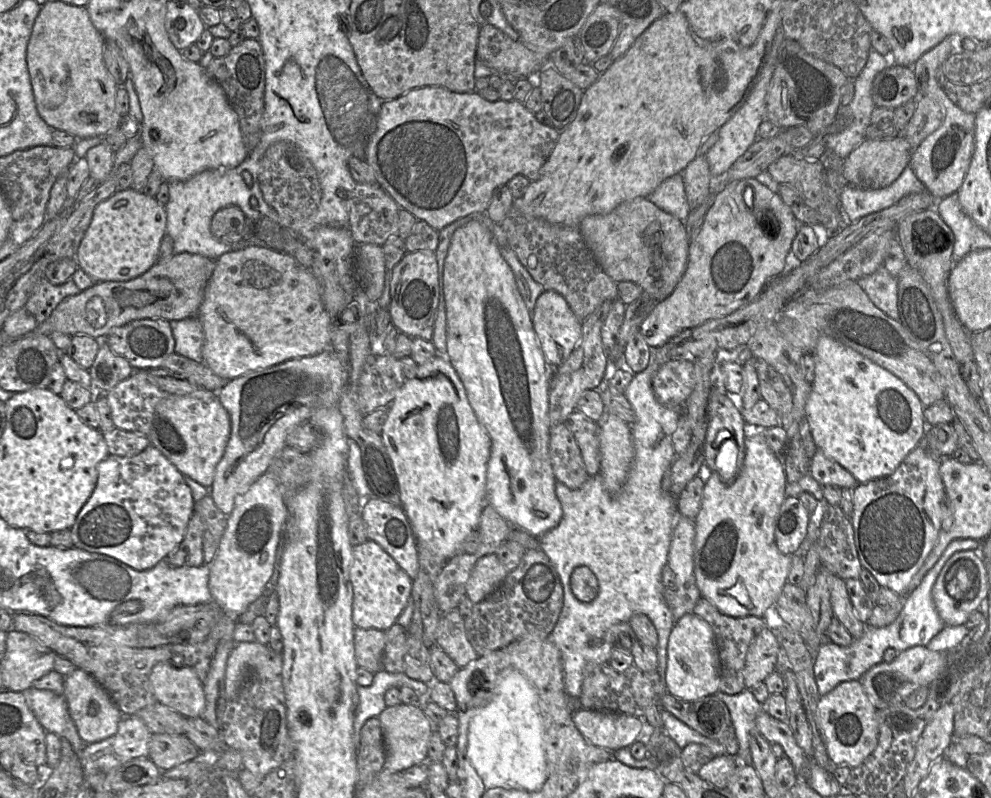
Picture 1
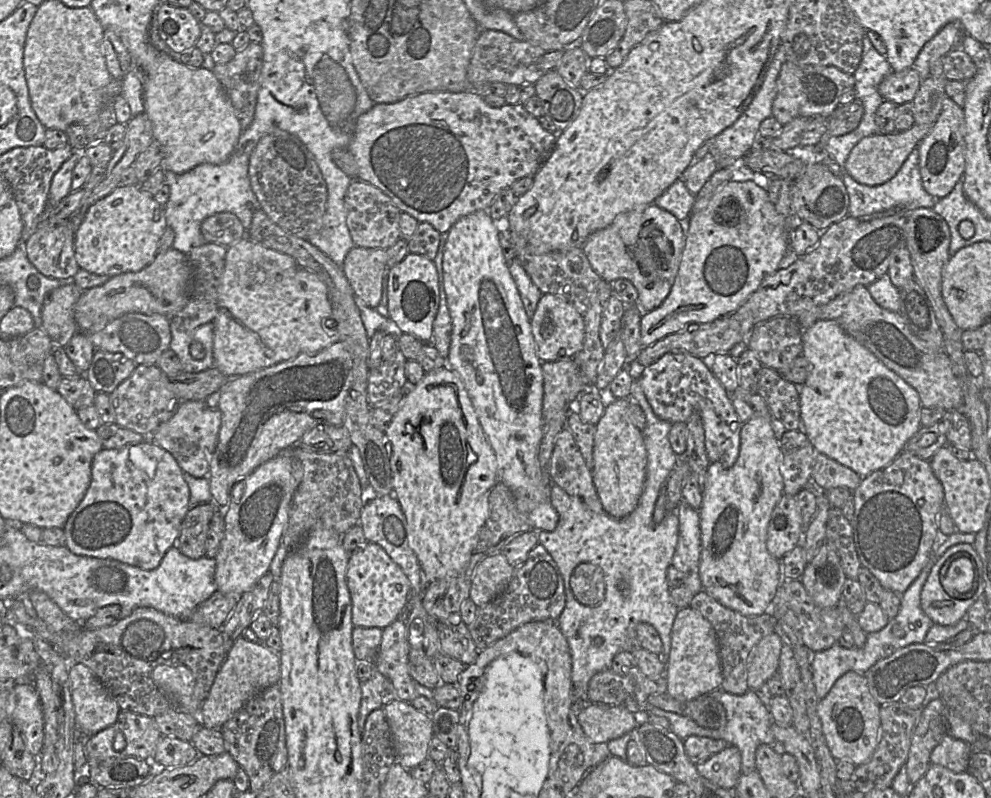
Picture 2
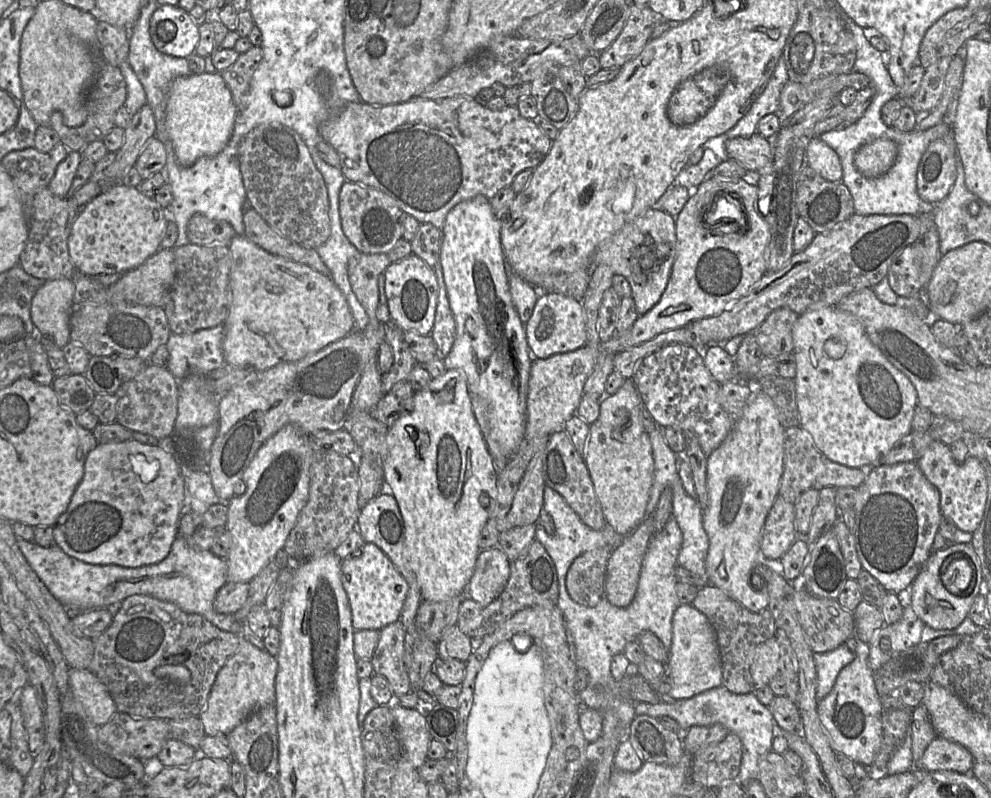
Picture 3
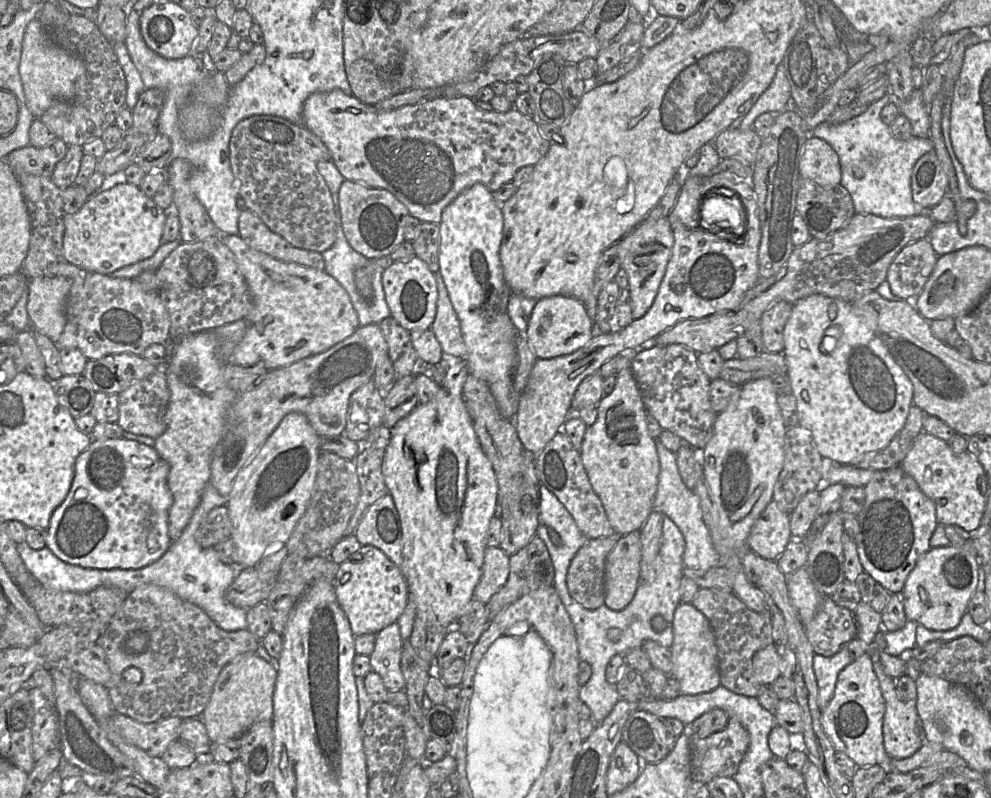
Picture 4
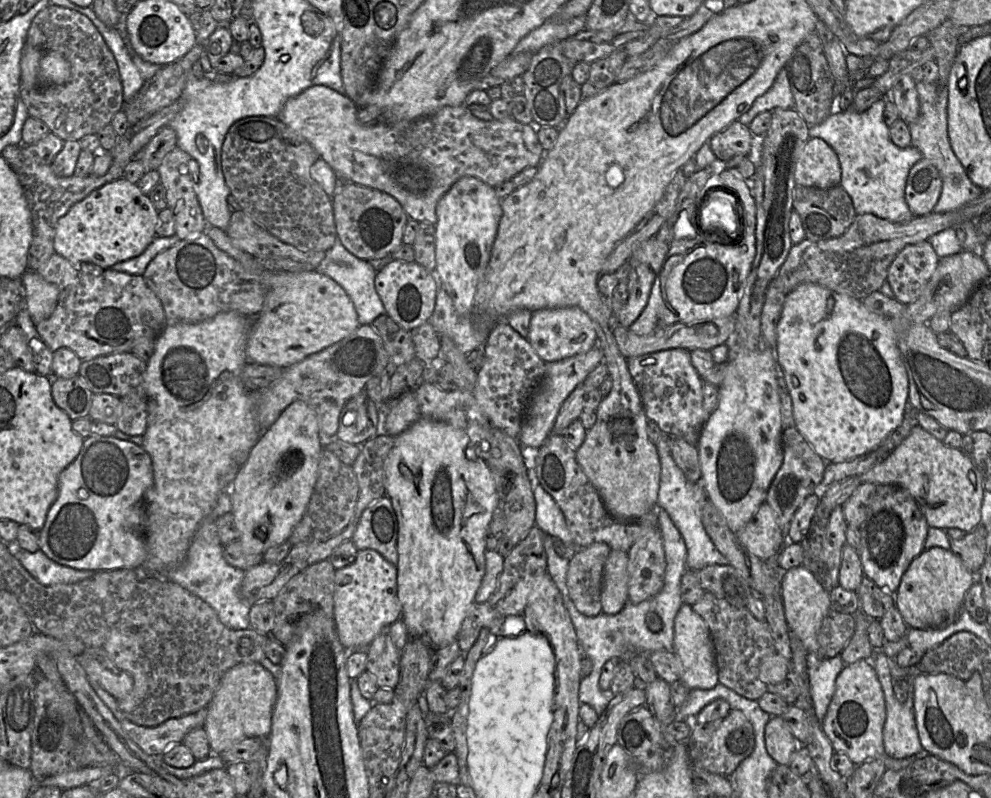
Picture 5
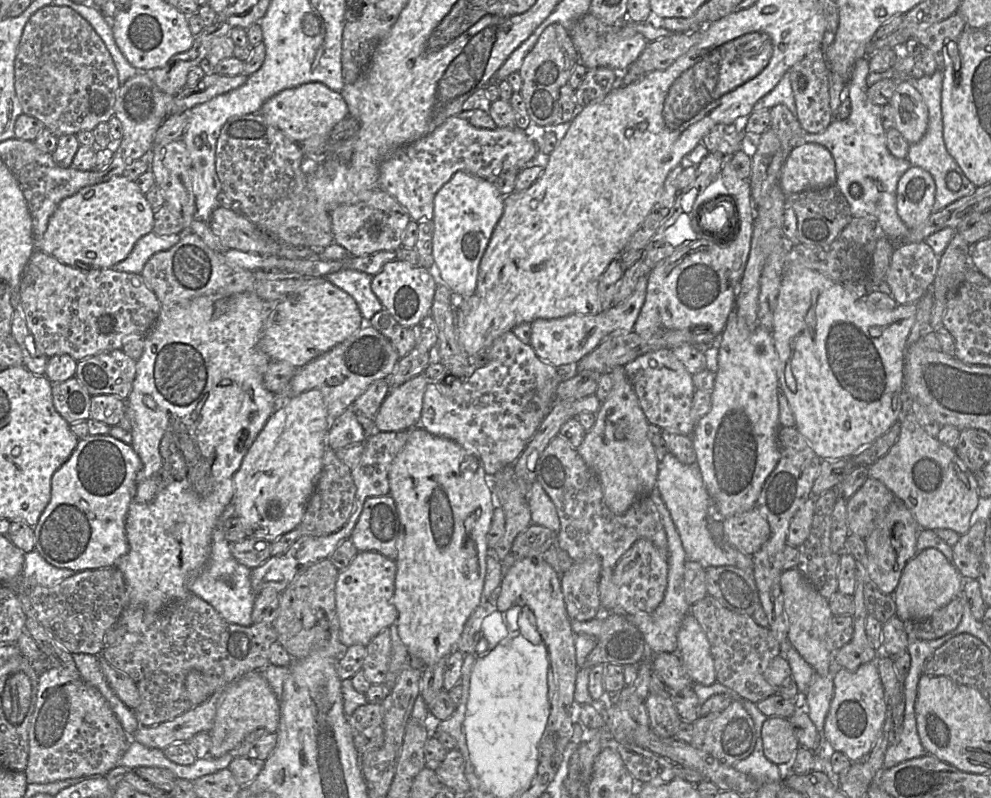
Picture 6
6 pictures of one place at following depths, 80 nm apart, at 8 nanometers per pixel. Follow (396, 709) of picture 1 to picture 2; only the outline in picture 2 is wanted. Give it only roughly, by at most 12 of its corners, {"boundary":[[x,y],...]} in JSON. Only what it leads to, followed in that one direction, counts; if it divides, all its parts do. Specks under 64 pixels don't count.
{"boundary":[[409,702],[383,706],[397,761],[412,770],[428,758],[431,718]]}

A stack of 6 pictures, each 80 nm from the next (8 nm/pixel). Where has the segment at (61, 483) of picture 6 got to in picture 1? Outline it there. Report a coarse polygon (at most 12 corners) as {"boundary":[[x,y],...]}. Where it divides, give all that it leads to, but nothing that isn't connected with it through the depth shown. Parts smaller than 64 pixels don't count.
{"boundary":[[153,445],[98,466],[75,548],[143,571],[182,542],[183,474]]}

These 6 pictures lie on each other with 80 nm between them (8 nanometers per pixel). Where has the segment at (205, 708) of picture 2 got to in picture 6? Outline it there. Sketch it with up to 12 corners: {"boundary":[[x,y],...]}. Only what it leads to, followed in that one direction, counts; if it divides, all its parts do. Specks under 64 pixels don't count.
{"boundary":[[261,671],[223,690],[209,758],[256,731],[277,732],[280,704]]}

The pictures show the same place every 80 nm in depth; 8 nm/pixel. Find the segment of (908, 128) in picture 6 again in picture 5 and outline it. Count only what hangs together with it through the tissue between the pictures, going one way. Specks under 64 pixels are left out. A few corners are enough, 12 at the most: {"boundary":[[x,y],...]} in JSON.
{"boundary":[[899,77],[887,97],[909,125],[920,112],[916,83]]}

